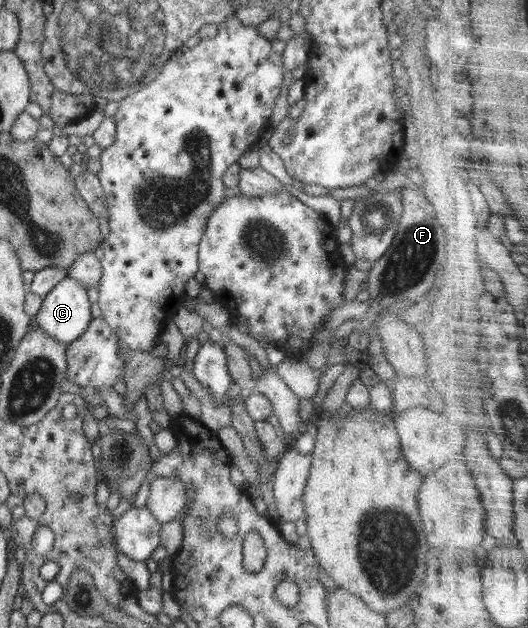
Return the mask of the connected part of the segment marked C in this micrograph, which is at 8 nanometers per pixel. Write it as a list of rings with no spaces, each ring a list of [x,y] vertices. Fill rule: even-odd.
[[[67,276],[45,295],[42,306],[34,317],[32,327],[44,330],[52,338],[56,338],[58,342],[62,342],[68,347],[84,333],[92,319],[87,290],[76,279]]]

